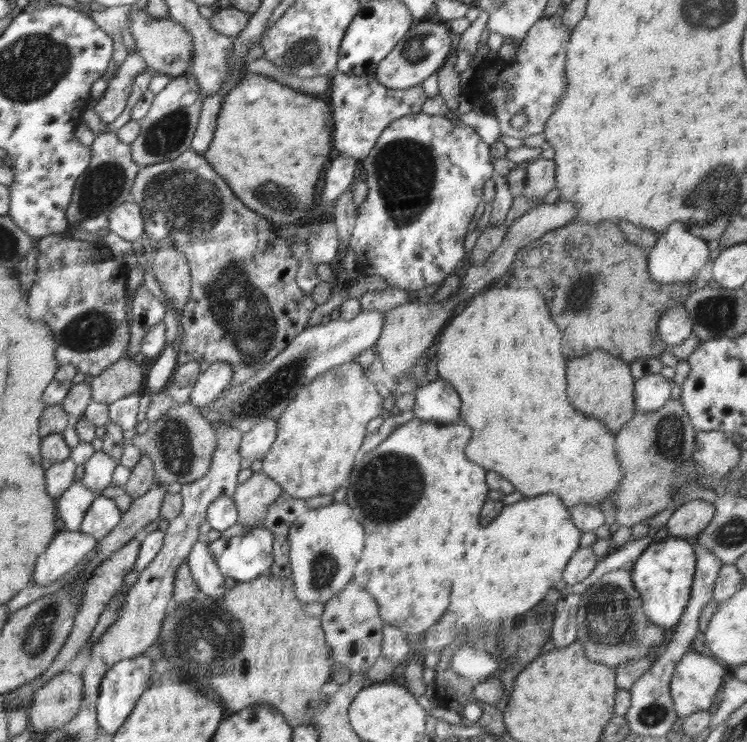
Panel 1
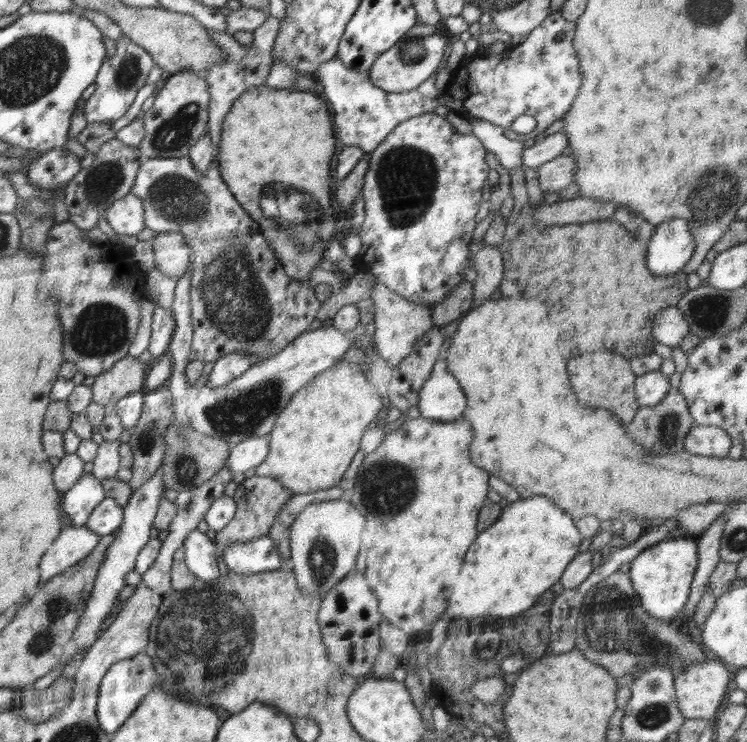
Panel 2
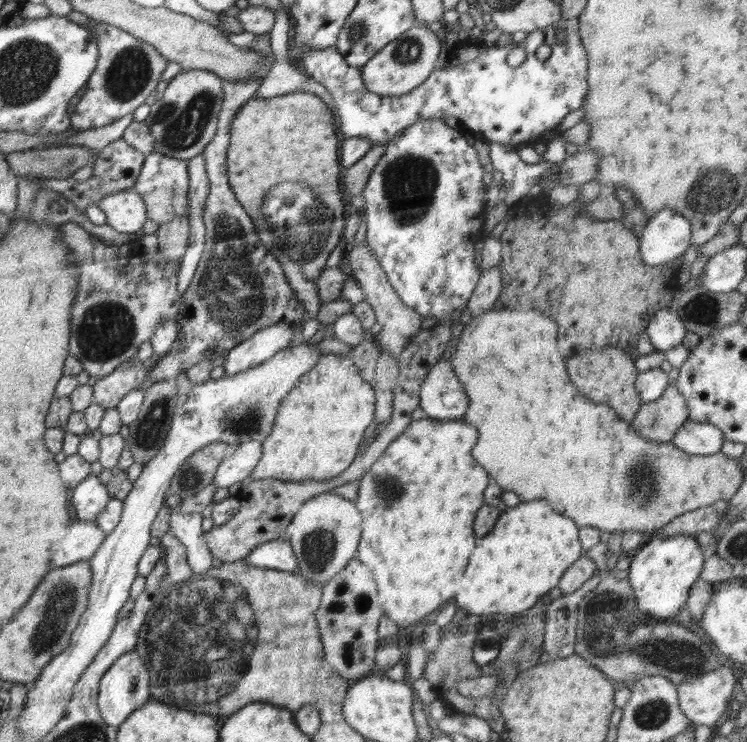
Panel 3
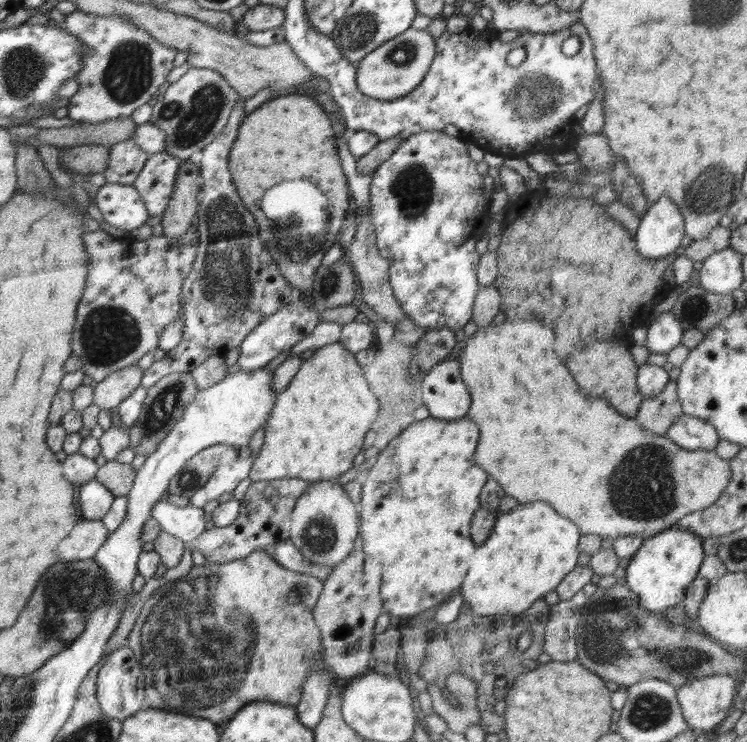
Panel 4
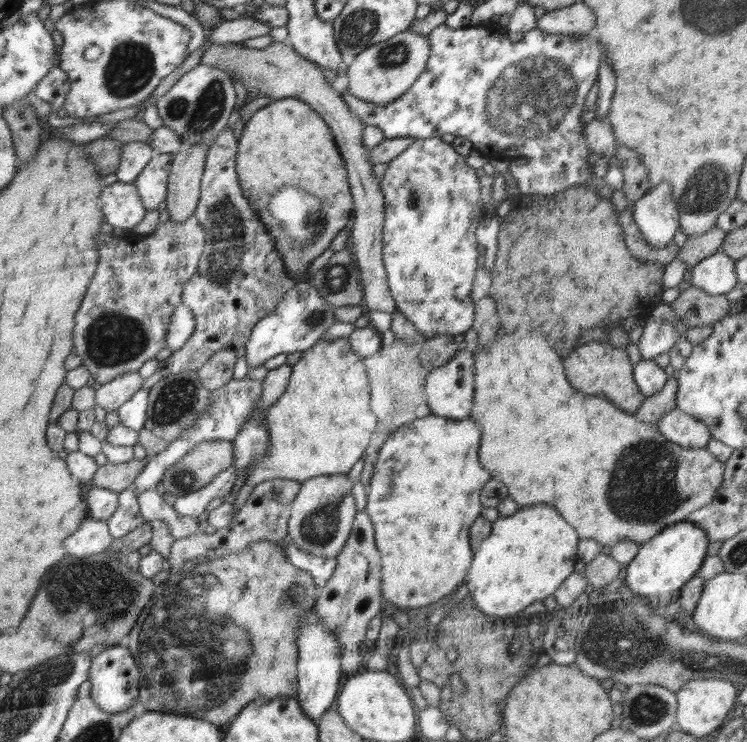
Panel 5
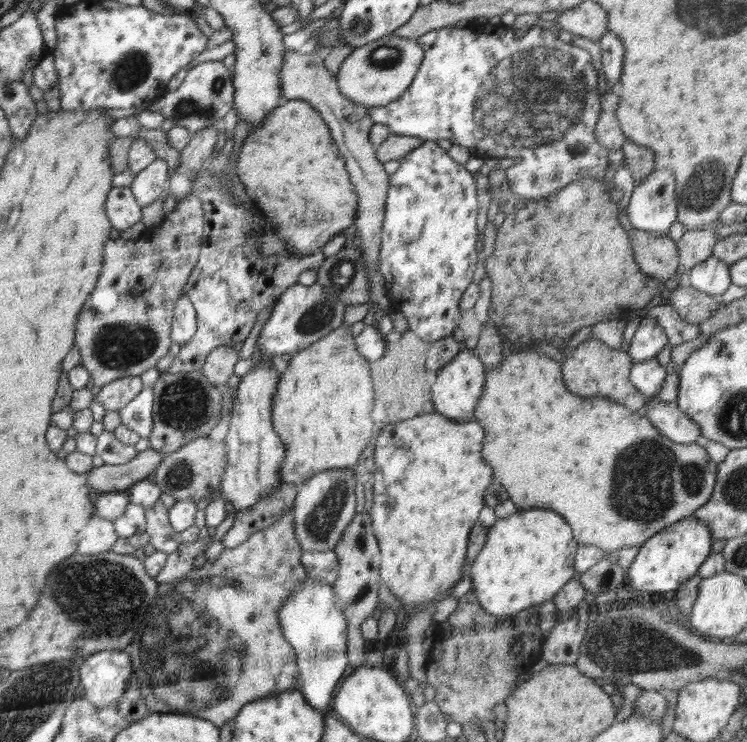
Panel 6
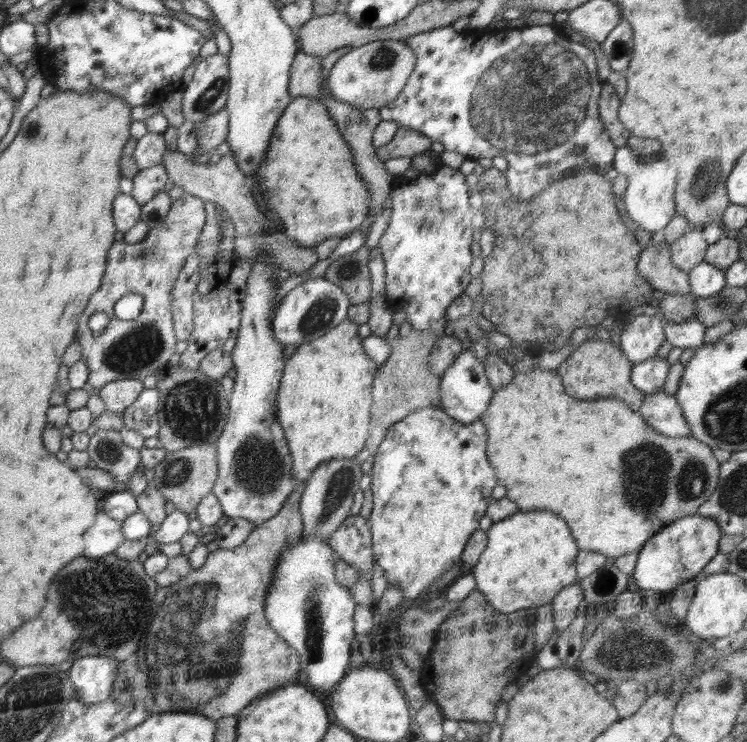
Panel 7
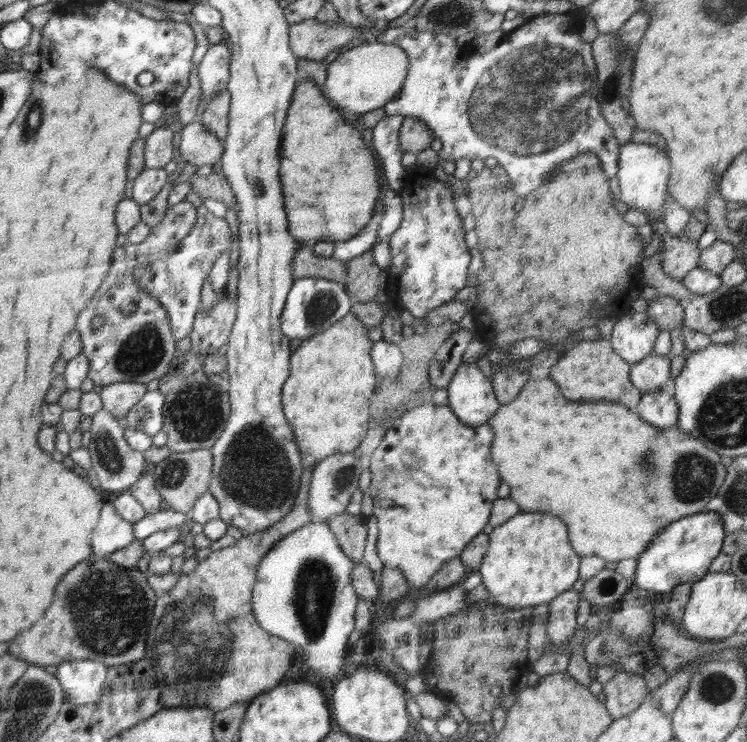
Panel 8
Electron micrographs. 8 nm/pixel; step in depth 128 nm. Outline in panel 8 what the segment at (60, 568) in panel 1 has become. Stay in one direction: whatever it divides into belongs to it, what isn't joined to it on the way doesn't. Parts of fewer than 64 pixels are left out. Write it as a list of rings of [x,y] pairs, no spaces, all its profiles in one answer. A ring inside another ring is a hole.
[[[106,502],[102,507],[96,528],[90,534],[92,552],[106,557],[107,554],[128,546],[128,543],[132,543],[134,539],[136,536],[134,536],[133,524],[119,515],[112,503]]]

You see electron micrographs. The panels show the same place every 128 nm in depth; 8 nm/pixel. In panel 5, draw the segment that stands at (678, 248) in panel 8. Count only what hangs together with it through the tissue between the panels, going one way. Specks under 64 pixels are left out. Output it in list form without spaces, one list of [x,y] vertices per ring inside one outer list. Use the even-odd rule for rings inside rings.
[[[718,227],[704,234],[688,235],[688,240],[679,247],[677,258],[688,264],[689,268],[696,266],[702,259],[718,251],[726,238],[727,232]]]

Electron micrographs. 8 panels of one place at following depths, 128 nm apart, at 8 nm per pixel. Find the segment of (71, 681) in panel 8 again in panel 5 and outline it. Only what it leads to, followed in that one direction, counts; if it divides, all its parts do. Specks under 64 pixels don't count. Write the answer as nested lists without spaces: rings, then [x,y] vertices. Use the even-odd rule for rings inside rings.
[[[124,643],[116,644],[116,646],[108,646],[108,648],[104,648],[96,657],[92,658],[87,679],[92,684],[92,700],[104,712],[110,714],[124,712],[124,710],[128,710],[134,704],[134,700],[138,699],[140,671],[138,671],[138,666],[132,653]]]

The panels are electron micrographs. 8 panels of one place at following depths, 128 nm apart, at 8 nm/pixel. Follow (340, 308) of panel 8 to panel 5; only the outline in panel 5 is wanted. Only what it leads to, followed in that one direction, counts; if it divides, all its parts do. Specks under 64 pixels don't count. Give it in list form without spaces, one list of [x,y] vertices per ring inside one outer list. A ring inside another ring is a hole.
[[[296,282],[280,300],[272,314],[262,318],[252,329],[248,343],[243,347],[246,350],[247,366],[249,369],[258,368],[279,354],[288,355],[309,350],[335,322],[335,310],[336,308],[316,293],[310,282]]]

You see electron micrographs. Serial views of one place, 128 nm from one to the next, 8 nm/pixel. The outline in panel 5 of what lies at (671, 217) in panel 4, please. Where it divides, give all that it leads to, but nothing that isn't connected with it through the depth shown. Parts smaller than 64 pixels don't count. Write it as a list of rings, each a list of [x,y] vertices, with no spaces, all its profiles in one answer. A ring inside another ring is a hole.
[[[662,182],[650,188],[632,207],[632,216],[642,232],[644,243],[654,246],[657,253],[666,252],[672,238],[680,231],[679,212],[672,186]]]

